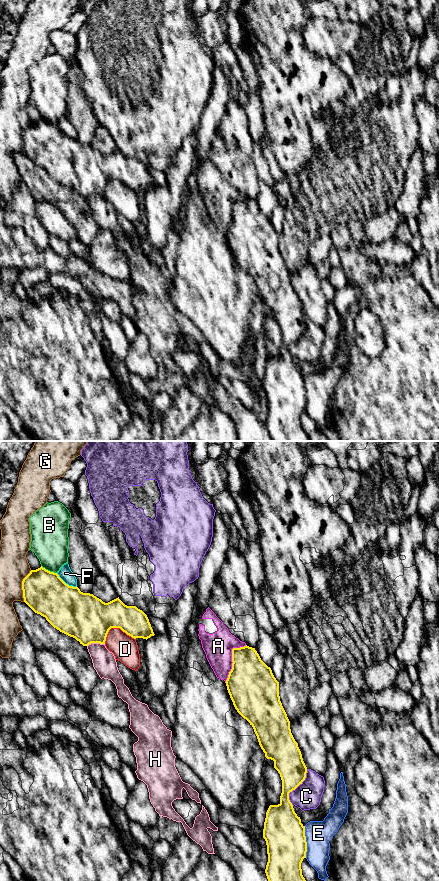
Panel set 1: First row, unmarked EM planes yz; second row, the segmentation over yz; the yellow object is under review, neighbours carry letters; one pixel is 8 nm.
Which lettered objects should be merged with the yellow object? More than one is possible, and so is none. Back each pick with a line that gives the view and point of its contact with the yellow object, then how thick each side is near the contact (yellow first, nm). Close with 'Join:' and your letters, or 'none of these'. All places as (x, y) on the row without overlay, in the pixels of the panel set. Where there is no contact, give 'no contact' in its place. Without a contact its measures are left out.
Join: none of these

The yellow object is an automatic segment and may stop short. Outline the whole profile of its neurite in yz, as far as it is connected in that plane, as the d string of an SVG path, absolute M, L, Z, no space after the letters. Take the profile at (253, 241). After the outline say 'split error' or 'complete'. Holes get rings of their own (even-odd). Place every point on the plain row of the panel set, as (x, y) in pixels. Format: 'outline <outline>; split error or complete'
outline M247 197L233 200L232 214L232 221L225 234L230 250L237 264L253 279L265 309L274 313L274 320L282 332L280 355L269 358L264 374L263 390L268 406L265 421L267 431L273 441L309 441L309 435L303 429L301 421L301 415L306 410L307 404L305 378L289 352L289 345L305 332L307 319L280 253L279 234L271 220L261 212L255 200Z; complete

